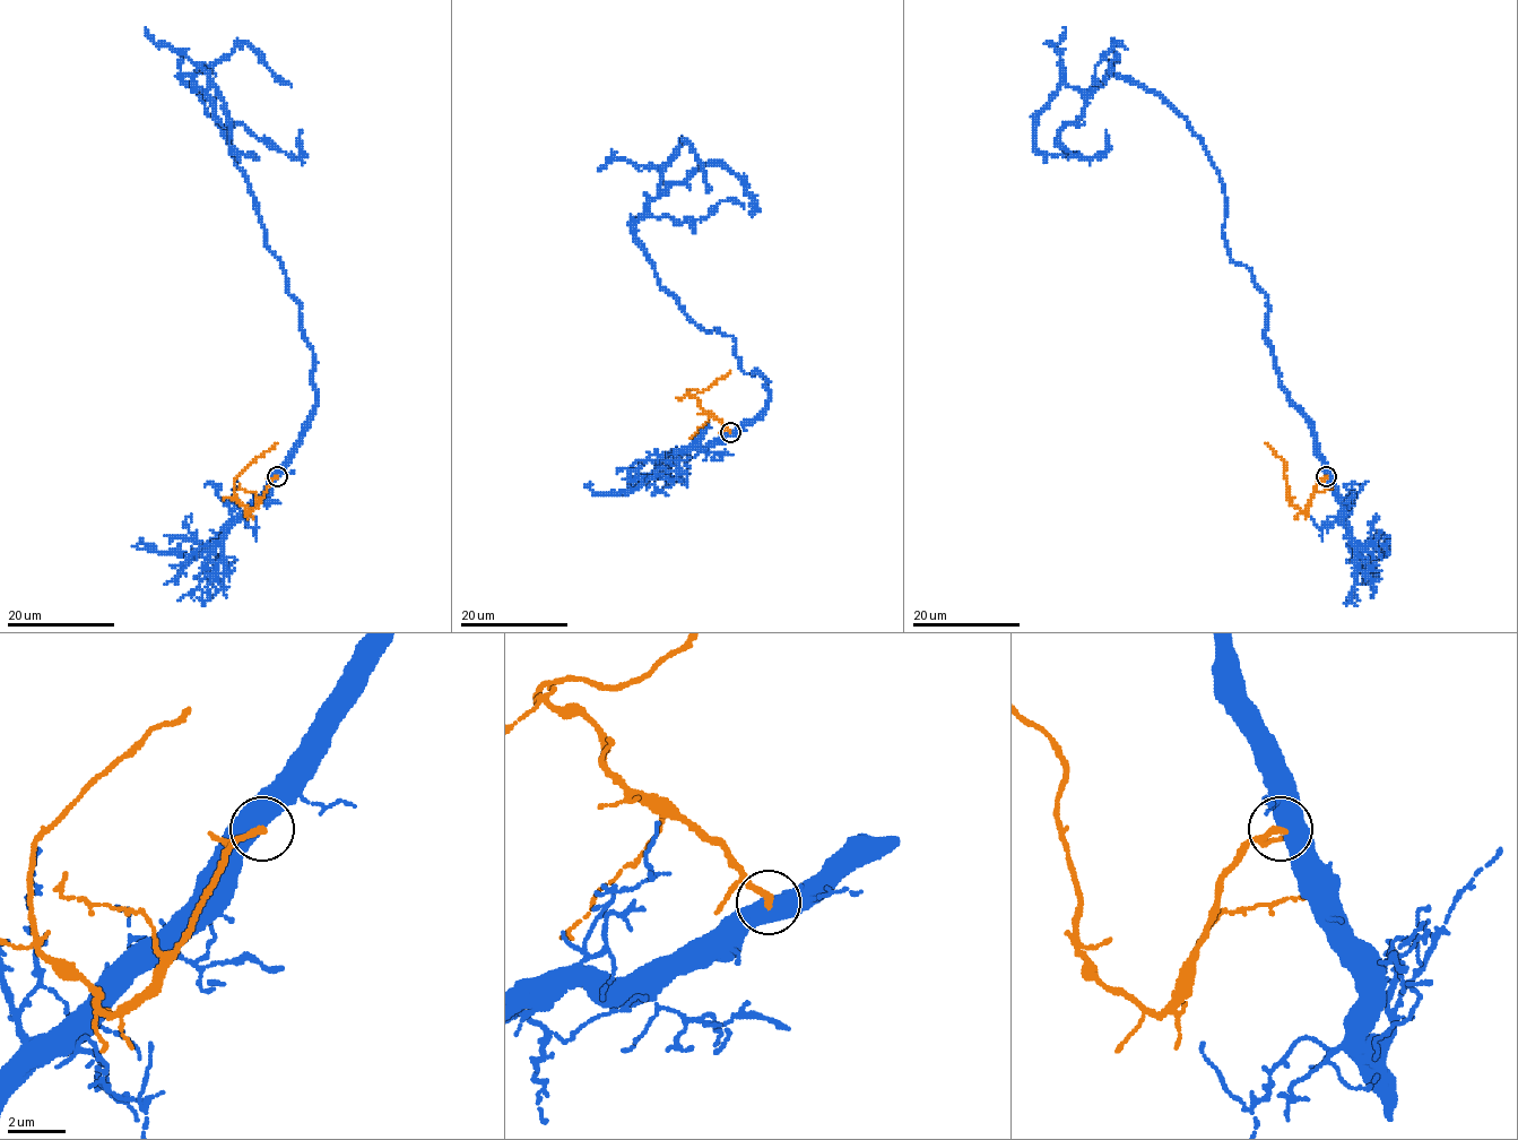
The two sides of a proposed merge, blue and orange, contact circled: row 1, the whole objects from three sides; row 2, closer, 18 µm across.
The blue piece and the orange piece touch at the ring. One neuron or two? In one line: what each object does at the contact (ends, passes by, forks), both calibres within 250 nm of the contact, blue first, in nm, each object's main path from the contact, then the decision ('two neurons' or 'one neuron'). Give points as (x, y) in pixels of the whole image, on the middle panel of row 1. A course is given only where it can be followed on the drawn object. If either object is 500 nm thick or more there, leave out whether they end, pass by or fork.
calibres 550 and 260 nm; course blue (729, 432), (763, 409), (764, 379), (660, 285), (633, 223), (710, 162), (754, 210); course orange (729, 432), (701, 407), (697, 399), (686, 395), (707, 390), (729, 371); two neurons

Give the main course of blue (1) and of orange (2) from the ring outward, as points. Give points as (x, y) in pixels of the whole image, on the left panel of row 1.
1: (277, 476), (315, 399), (312, 348), (245, 173), (181, 78), (224, 124), (243, 123), (295, 158), (301, 130)
2: (277, 476), (267, 485), (263, 498), (249, 511), (235, 498), (235, 478), (277, 442)

